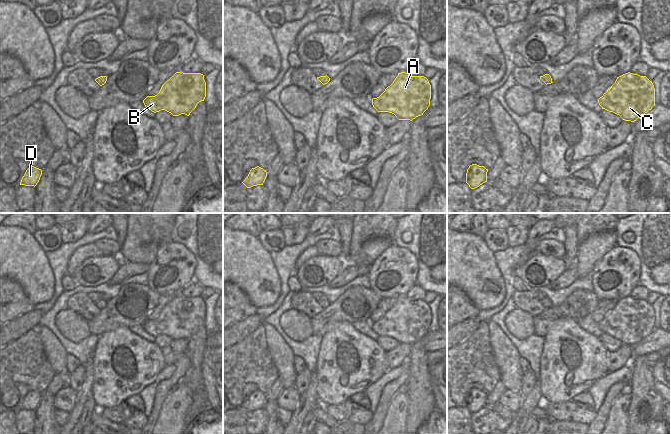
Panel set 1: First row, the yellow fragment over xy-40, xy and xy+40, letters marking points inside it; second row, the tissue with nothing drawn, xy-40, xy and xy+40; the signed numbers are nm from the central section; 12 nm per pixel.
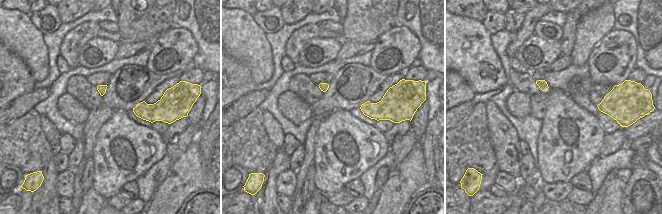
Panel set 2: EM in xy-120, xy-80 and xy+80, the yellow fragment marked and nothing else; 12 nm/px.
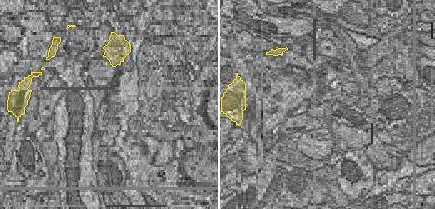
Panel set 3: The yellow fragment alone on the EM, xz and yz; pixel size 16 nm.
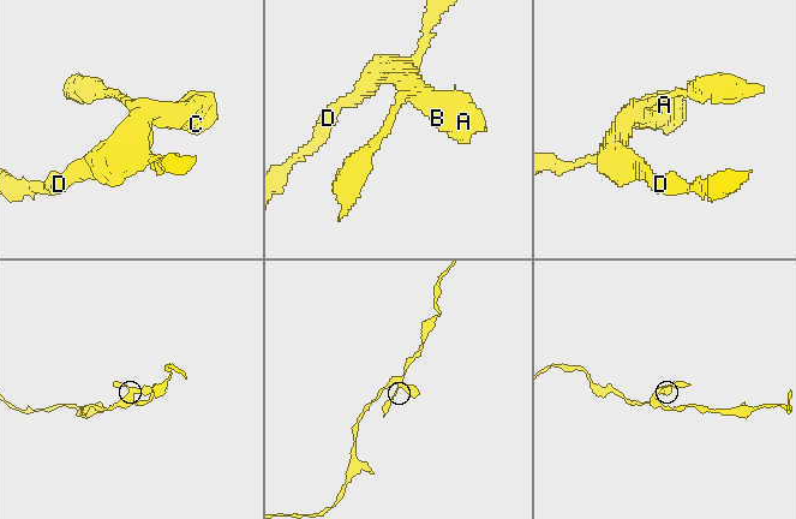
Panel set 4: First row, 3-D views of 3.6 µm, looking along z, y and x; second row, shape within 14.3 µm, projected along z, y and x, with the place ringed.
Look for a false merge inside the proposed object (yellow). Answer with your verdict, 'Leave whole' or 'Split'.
Leave whole

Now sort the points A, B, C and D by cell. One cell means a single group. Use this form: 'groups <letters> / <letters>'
groups A B C D

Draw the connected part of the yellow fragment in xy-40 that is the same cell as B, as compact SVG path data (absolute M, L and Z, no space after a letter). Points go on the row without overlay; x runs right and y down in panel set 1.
M176 296L155 320L147 320L145 331L156 337L165 334L173 340L187 340L206 321L206 306L201 297Z

